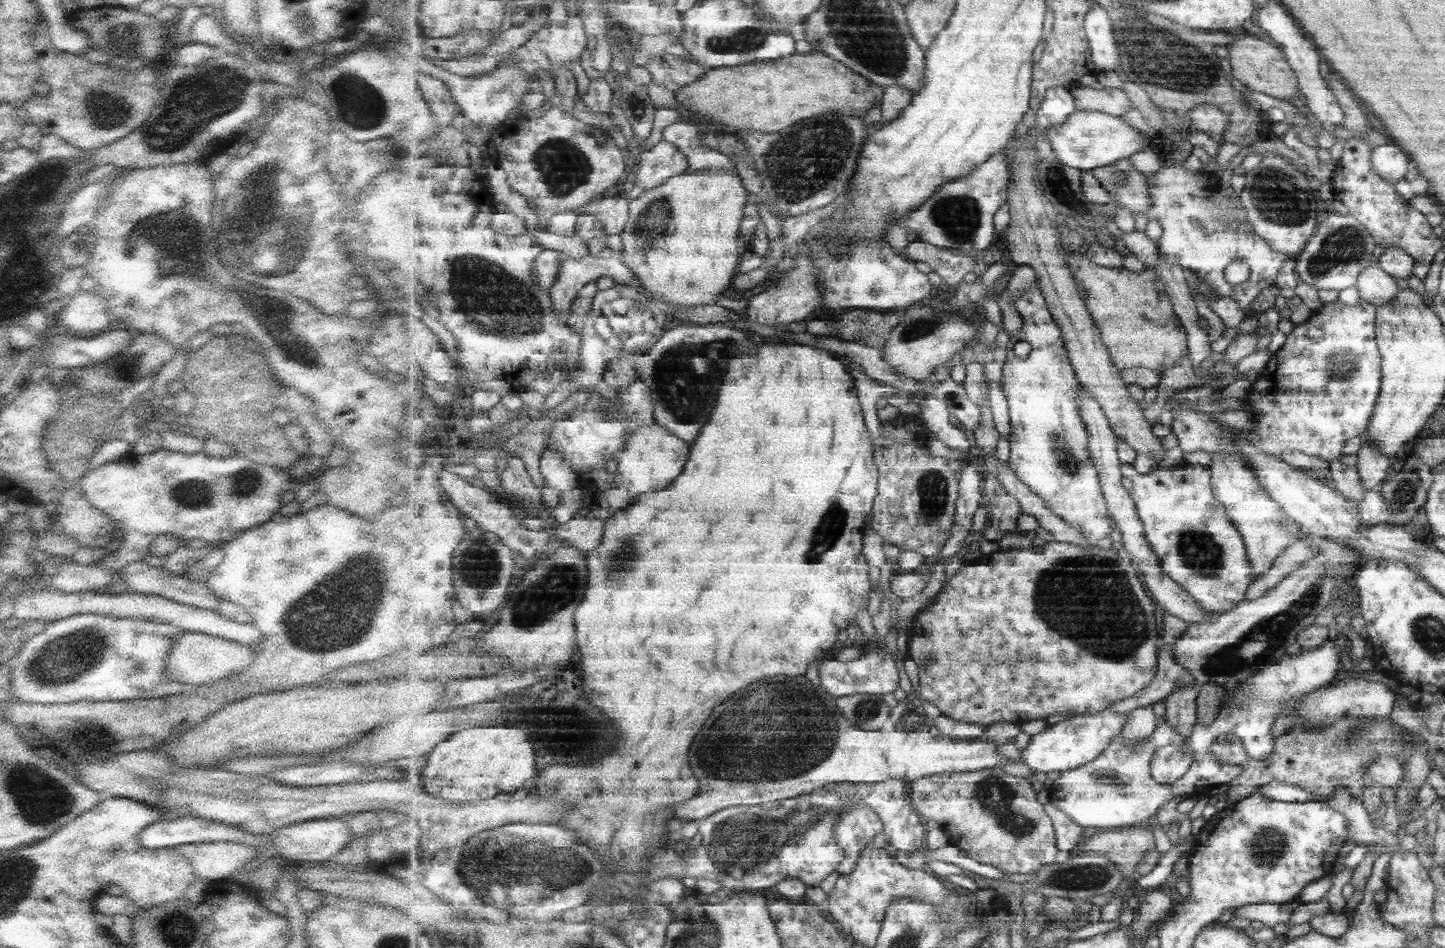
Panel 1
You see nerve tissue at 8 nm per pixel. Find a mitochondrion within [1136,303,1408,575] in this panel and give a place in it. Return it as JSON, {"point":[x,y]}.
{"point":[1344,364]}

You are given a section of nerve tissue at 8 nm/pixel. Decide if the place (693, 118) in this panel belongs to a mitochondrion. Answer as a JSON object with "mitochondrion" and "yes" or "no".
{"mitochondrion":"no"}

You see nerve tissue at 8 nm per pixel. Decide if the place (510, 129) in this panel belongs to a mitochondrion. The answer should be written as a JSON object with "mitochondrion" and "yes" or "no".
{"mitochondrion":"no"}

